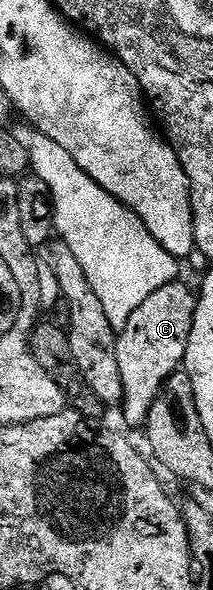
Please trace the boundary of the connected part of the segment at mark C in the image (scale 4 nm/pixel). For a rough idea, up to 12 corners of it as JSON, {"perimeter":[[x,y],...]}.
{"perimeter":[[182,279],[117,334],[120,410],[145,426],[183,368],[197,306]]}

